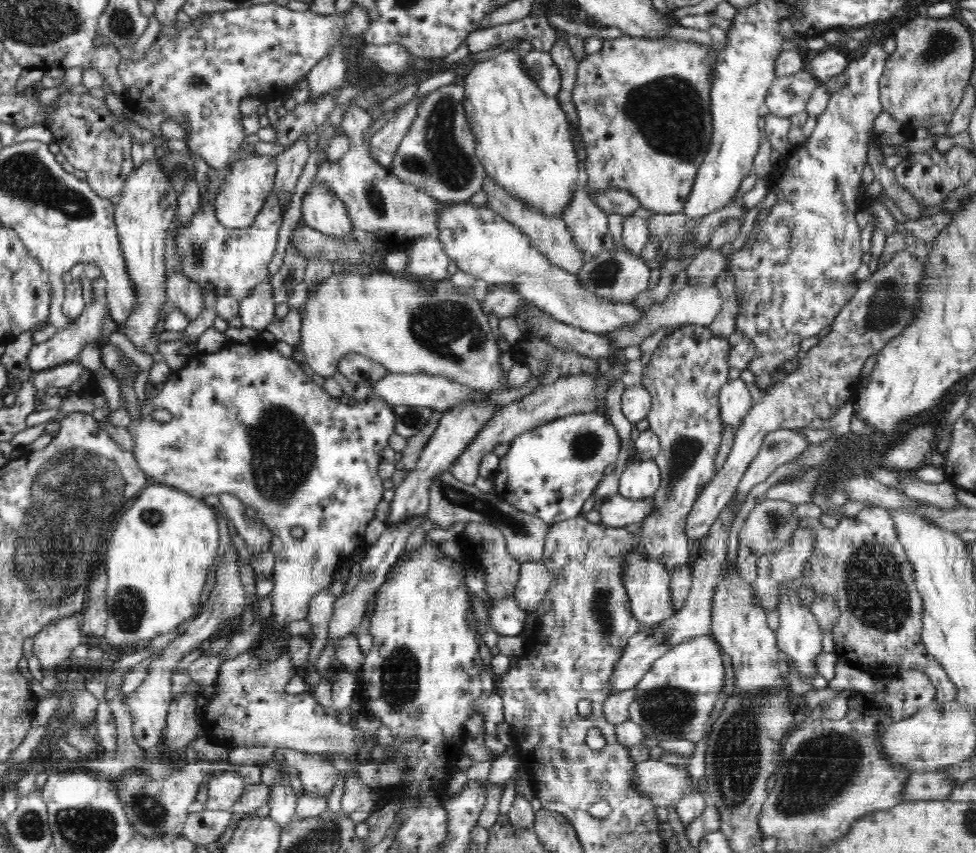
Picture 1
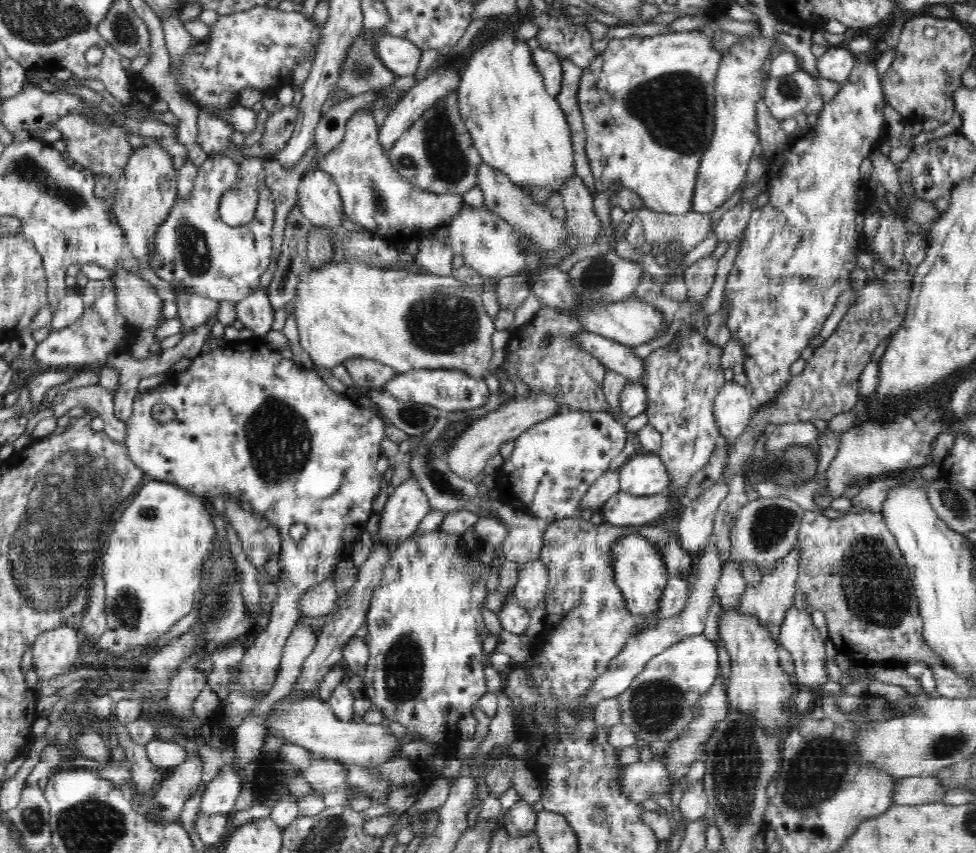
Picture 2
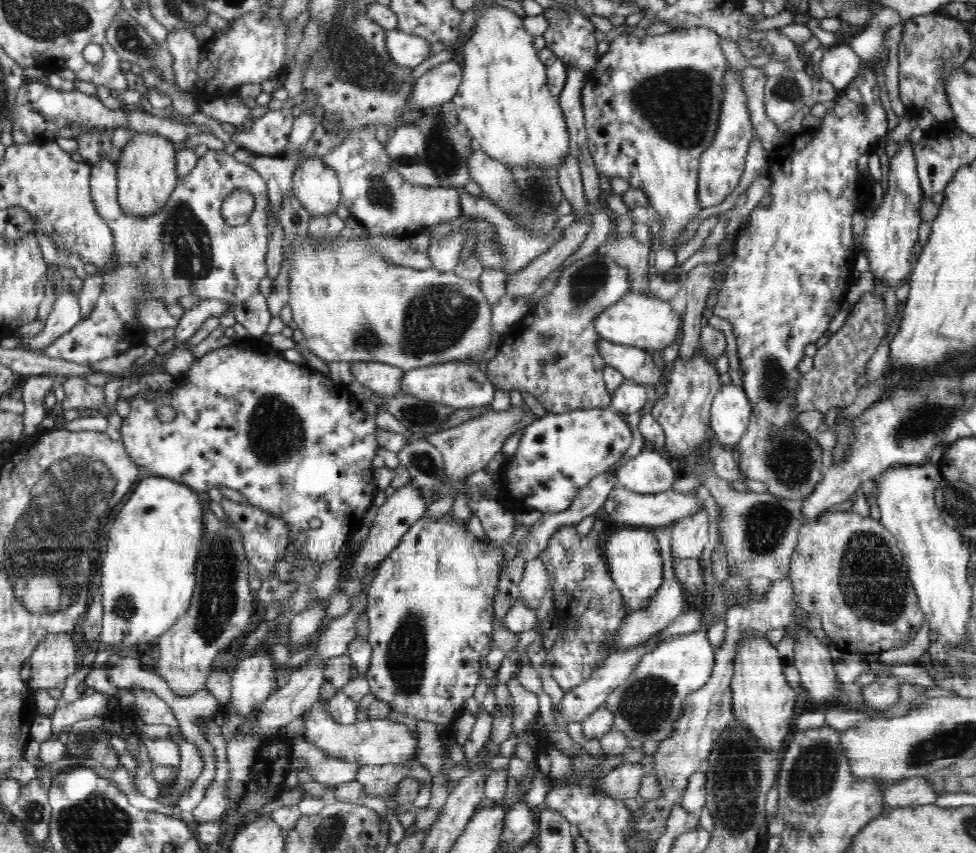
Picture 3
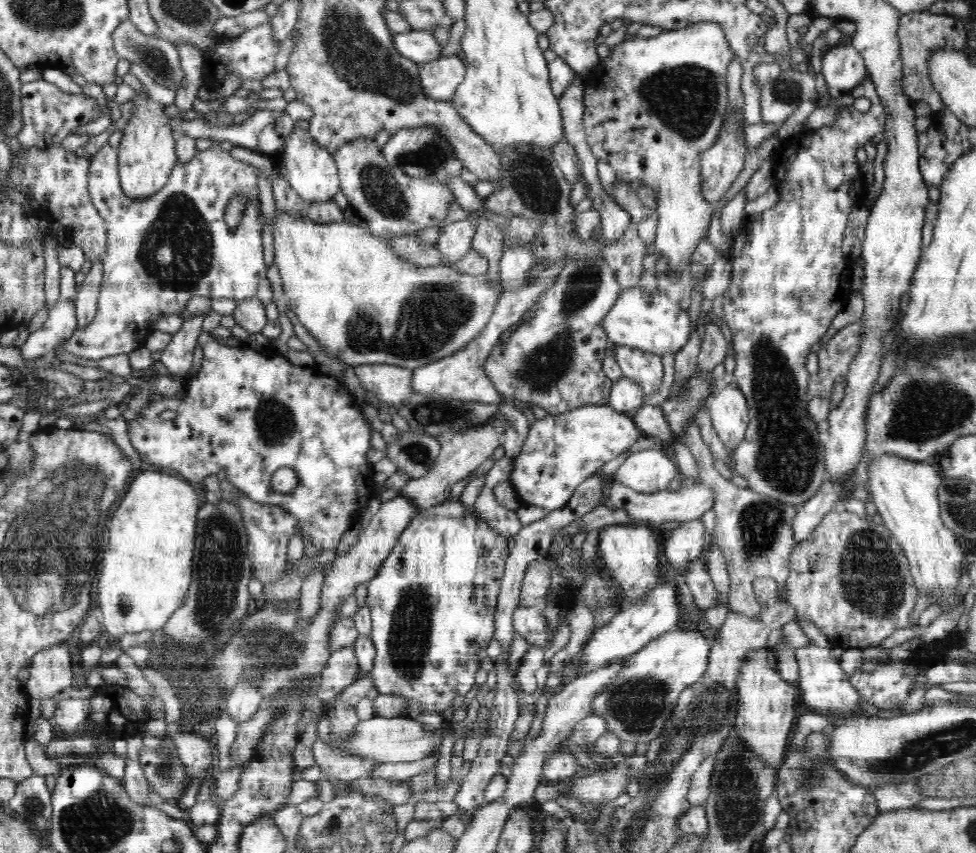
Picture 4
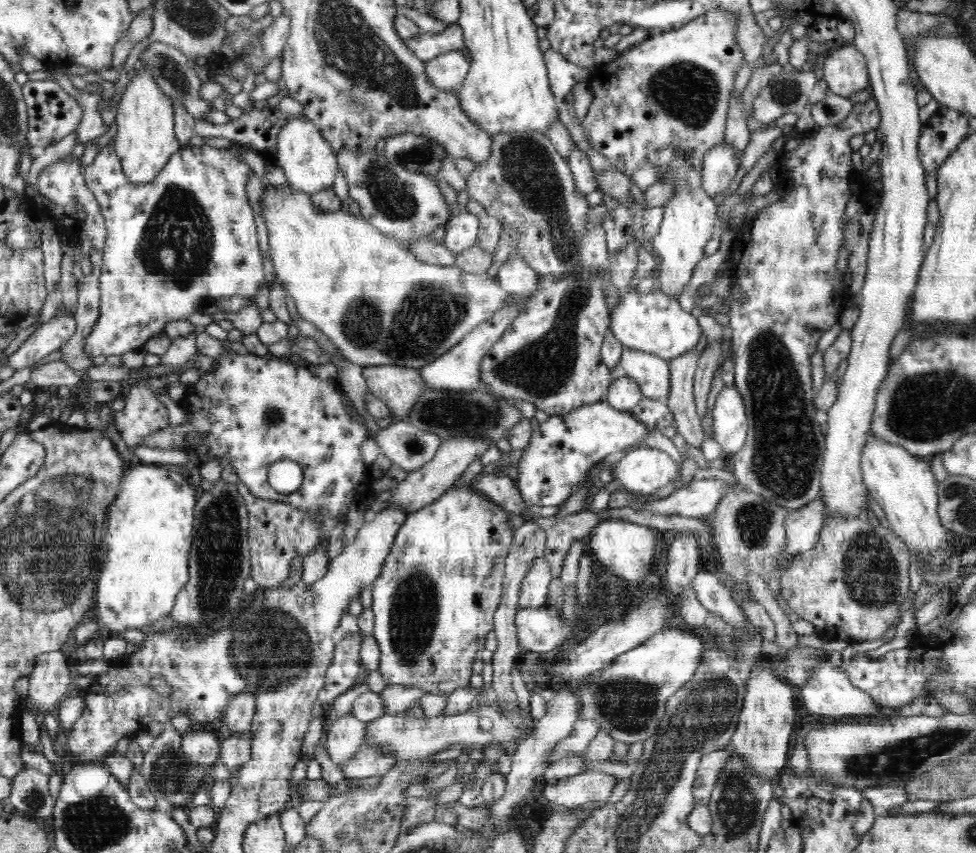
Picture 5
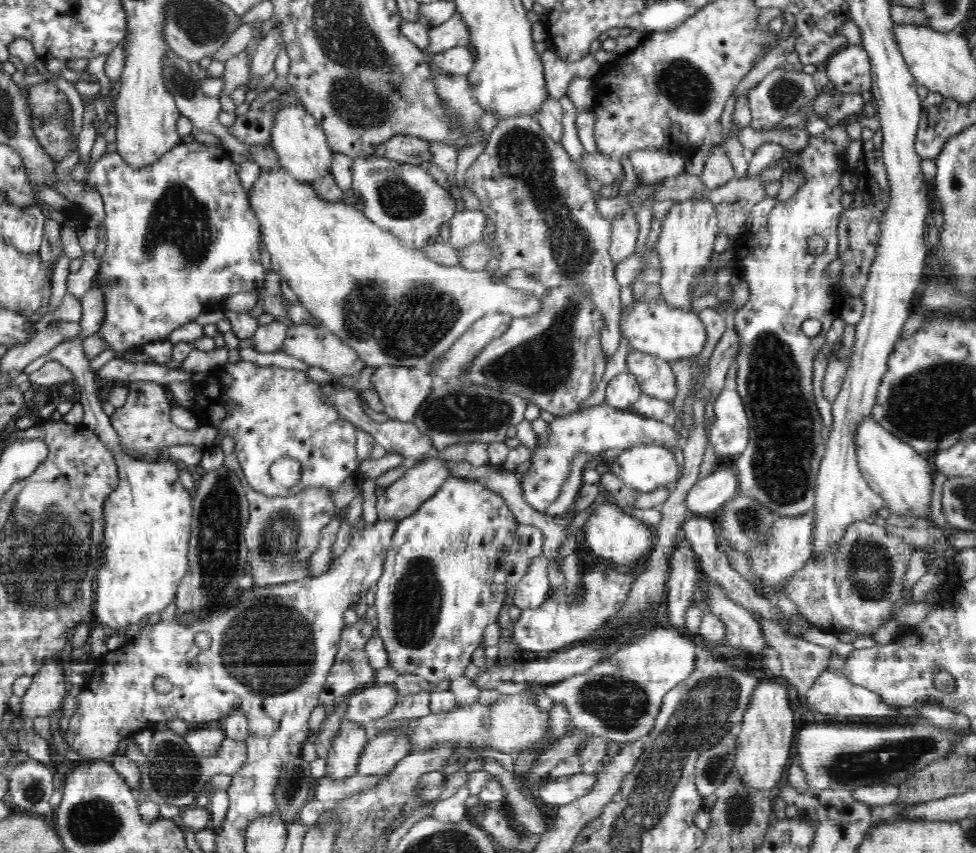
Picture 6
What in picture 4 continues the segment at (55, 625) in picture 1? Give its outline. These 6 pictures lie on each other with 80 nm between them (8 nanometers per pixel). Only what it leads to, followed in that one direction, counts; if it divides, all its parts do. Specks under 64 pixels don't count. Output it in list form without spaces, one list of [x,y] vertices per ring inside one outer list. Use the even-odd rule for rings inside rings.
[[[67,642],[46,648],[33,656],[30,676],[24,683],[24,693],[30,698],[58,698],[72,684],[72,656]]]

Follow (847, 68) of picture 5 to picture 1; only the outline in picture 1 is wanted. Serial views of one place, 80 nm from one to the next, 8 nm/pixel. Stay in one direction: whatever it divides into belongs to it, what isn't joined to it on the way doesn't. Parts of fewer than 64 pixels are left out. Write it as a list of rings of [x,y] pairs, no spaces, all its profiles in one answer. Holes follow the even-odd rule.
[[[828,48],[828,50],[816,53],[812,62],[809,62],[807,70],[825,84],[830,78],[840,76],[841,72],[847,70],[851,64],[852,57],[850,53],[843,48]]]

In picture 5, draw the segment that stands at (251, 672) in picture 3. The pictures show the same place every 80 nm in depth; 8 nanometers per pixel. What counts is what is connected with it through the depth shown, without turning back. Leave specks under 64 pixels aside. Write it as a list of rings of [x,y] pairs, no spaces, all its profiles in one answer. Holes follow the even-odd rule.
[[[240,693],[233,696],[222,714],[222,720],[228,723],[232,734],[250,731],[256,712],[256,697],[252,693]]]

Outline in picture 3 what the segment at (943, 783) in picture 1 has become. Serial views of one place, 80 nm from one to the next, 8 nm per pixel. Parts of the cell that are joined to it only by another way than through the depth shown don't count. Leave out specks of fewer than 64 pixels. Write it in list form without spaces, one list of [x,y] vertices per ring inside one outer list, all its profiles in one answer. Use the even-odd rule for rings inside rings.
[[[915,777],[884,785],[884,808],[934,805],[936,791],[924,777]]]

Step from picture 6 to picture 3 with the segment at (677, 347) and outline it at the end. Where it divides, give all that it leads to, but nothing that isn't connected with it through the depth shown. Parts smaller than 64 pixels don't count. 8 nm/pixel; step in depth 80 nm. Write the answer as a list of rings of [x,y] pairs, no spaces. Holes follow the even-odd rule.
[[[630,290],[626,297],[606,308],[593,320],[595,331],[616,344],[646,349],[650,352],[662,351],[676,340],[683,327],[683,319],[672,311],[670,303],[642,292]]]

